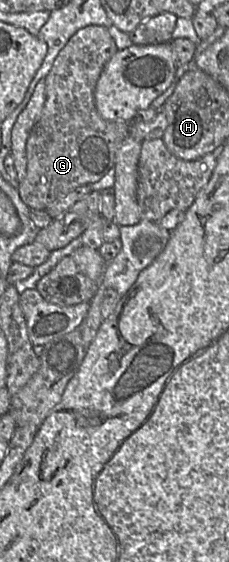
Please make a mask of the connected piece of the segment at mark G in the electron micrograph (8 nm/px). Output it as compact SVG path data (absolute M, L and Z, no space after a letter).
M91 25L78 30L55 58L45 78L46 100L42 114L26 144L26 176L17 188L20 198L31 210L46 210L75 188L99 181L114 167L116 151L129 135L130 123L101 117L96 109L94 90L104 66L117 51L109 30L103 26Z

